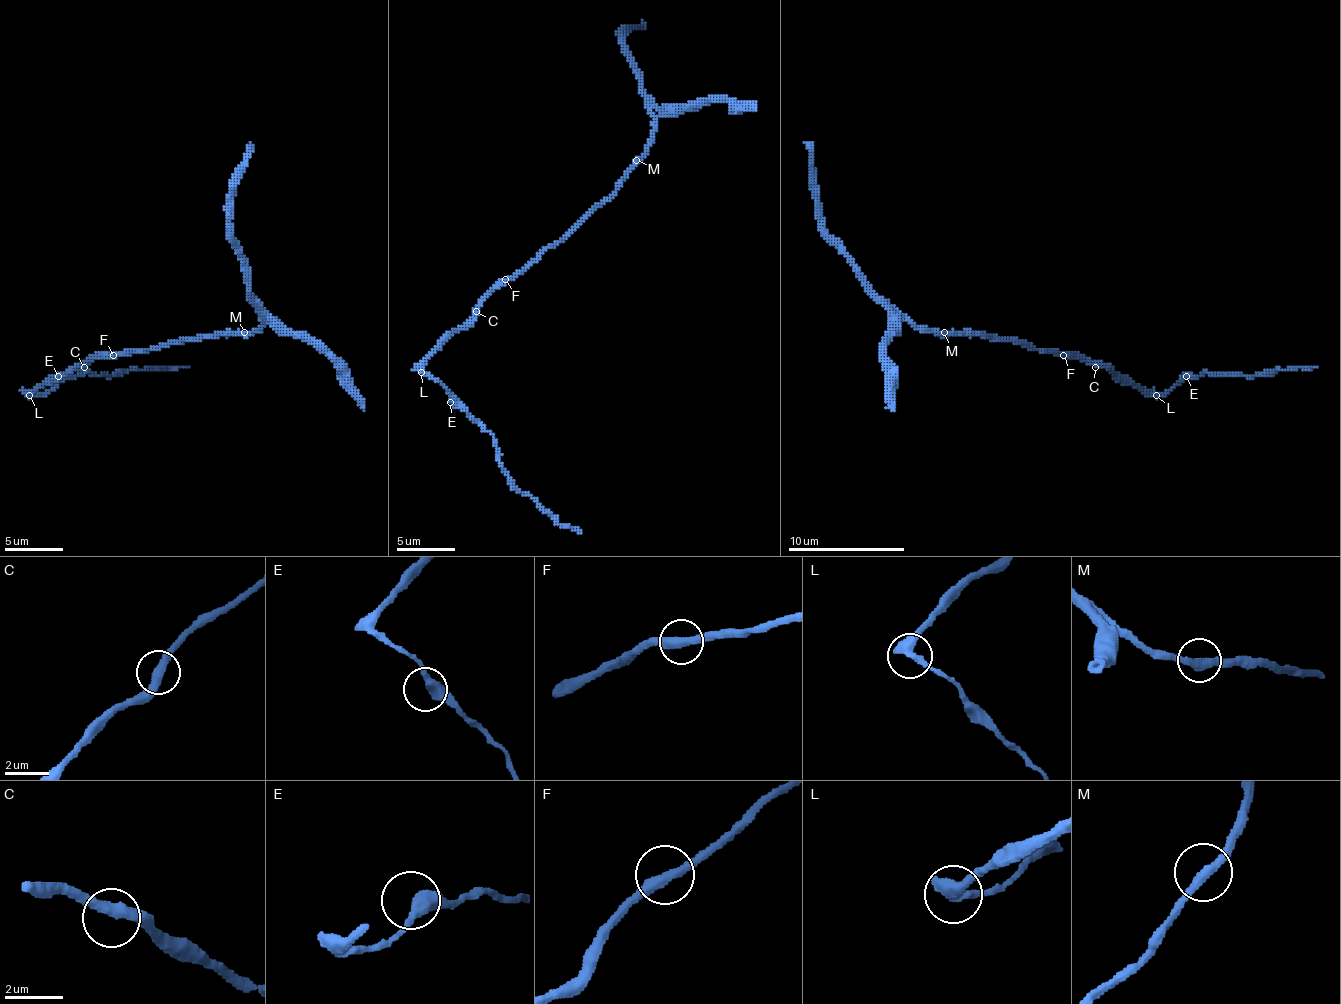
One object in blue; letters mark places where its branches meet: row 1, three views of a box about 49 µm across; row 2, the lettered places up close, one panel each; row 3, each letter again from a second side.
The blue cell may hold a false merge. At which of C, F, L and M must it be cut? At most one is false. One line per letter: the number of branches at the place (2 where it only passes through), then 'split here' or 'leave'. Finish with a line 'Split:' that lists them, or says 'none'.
C: branches 2; leave
F: branches 2; leave
L: branches 2; split here
M: branches 2; leave
Split: L

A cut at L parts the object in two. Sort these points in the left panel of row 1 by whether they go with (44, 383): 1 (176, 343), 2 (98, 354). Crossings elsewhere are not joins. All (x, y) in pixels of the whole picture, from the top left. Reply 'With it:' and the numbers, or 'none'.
With it: 1, 2

